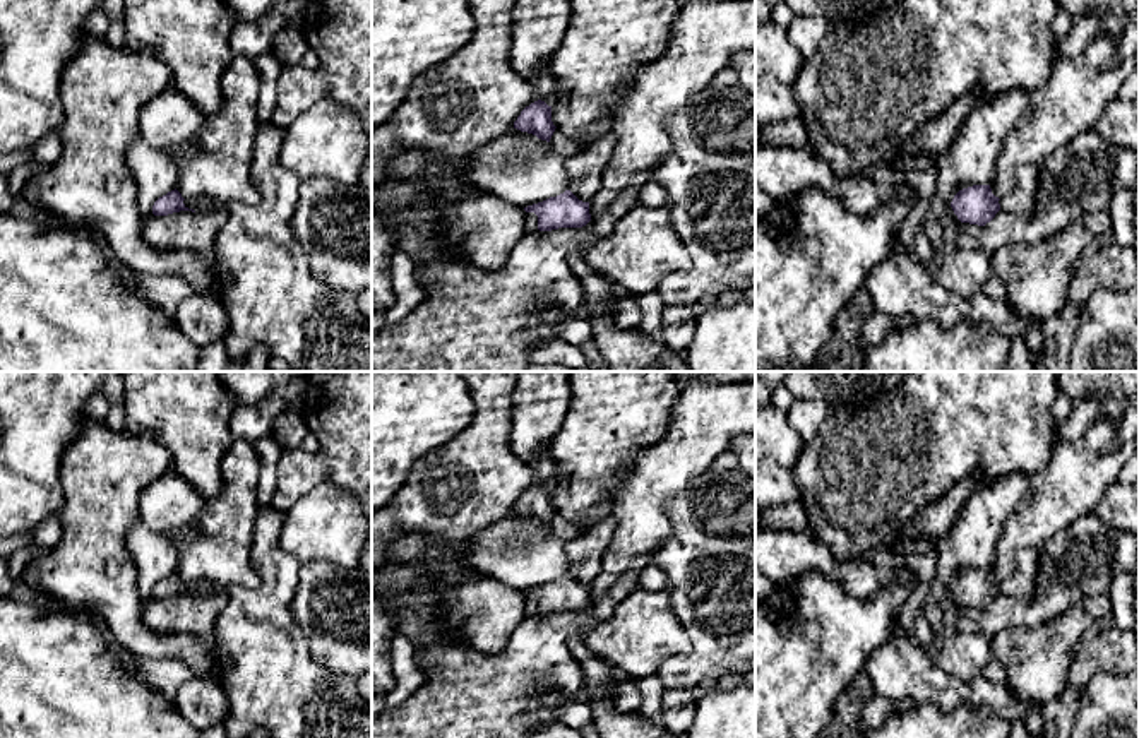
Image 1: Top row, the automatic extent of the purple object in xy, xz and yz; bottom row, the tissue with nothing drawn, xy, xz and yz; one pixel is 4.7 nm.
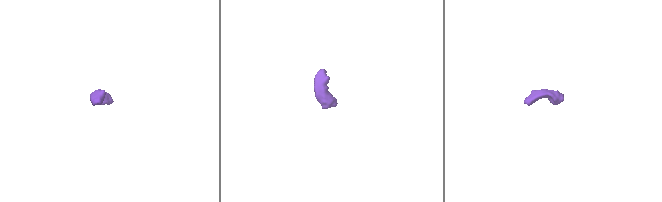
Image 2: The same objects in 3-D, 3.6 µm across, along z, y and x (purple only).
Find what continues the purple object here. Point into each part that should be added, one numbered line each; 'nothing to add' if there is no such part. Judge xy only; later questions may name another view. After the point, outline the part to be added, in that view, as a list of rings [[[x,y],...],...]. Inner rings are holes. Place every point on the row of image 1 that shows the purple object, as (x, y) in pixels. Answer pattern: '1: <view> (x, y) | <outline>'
1: xy (202, 204) | [[[209,197],[185,199],[183,204],[195,212],[207,212],[218,207]]]

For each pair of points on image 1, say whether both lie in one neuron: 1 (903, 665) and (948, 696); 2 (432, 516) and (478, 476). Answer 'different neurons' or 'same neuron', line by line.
1: same neuron
2: same neuron

